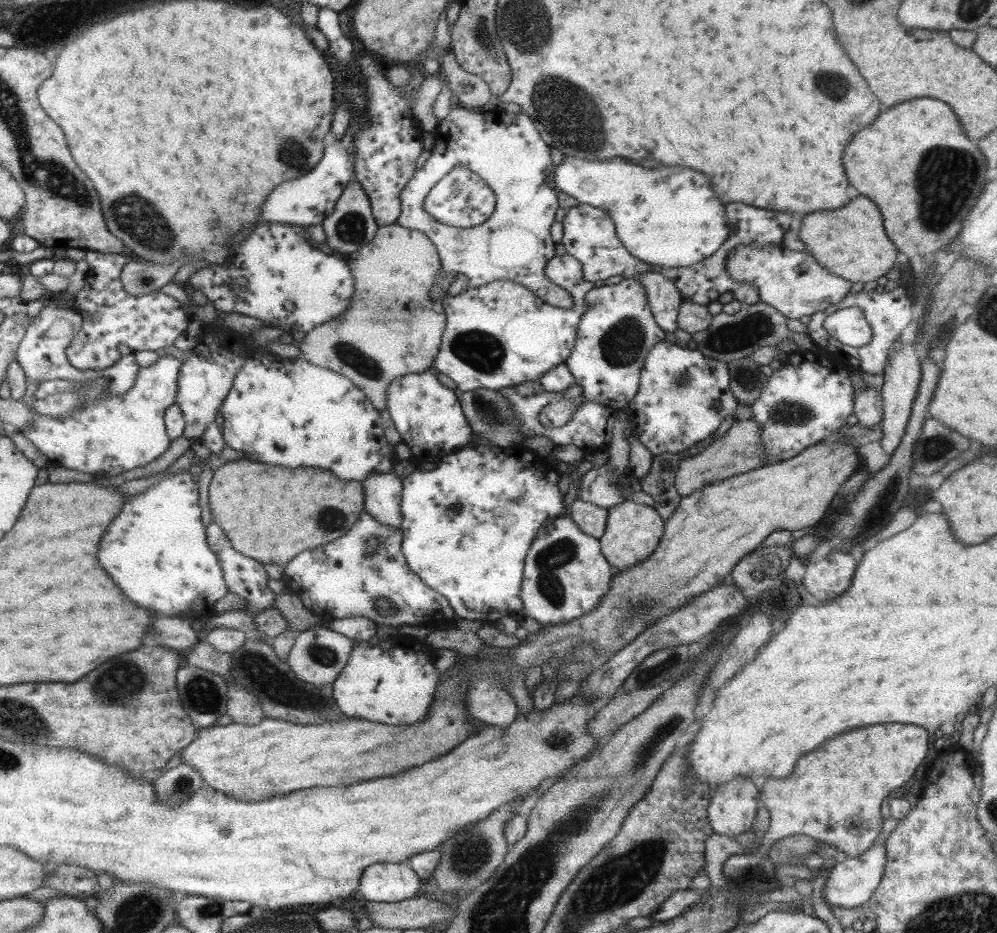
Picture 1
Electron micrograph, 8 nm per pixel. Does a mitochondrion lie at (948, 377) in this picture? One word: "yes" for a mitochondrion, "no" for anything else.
no

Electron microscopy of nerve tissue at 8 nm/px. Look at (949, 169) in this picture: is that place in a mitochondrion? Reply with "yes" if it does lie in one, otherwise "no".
yes

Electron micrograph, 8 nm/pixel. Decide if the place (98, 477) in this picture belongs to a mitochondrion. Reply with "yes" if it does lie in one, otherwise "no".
no

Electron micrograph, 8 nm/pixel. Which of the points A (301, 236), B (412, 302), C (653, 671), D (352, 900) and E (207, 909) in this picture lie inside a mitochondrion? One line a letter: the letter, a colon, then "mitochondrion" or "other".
A: other
B: other
C: mitochondrion
D: other
E: mitochondrion

